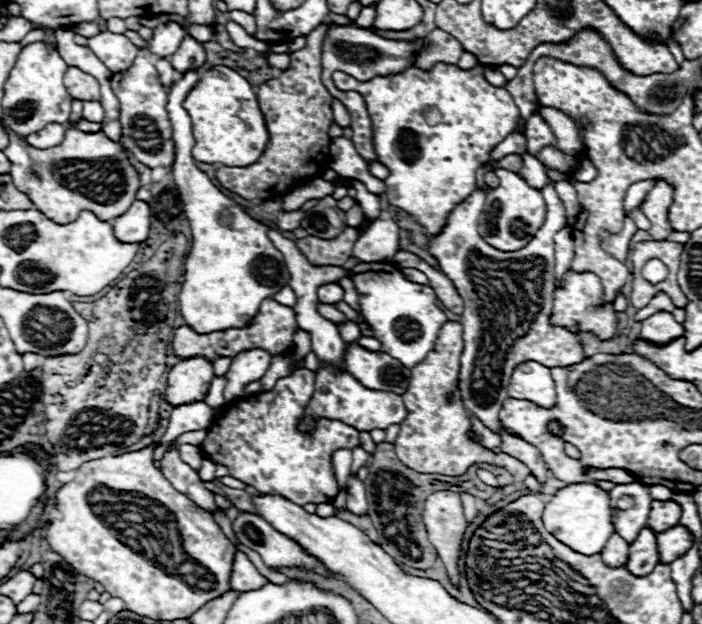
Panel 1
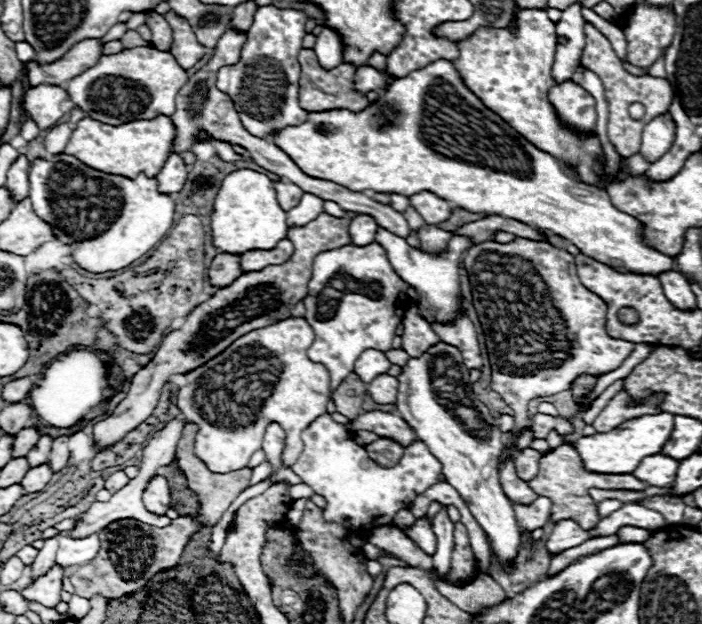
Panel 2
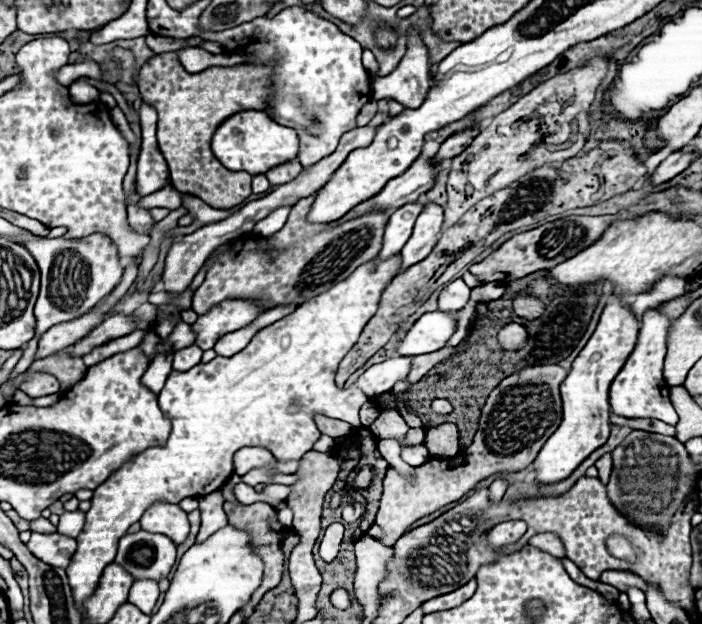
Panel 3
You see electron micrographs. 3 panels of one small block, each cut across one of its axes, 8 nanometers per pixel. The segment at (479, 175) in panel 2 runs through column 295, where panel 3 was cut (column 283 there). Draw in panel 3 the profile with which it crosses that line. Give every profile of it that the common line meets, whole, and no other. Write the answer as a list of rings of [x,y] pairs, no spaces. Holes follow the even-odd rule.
[[[244,110],[232,114],[216,128],[212,136],[212,152],[232,172],[250,172],[252,176],[258,172],[266,174],[274,164],[280,164],[282,160],[296,160],[298,134],[288,126],[276,124],[260,110]]]

